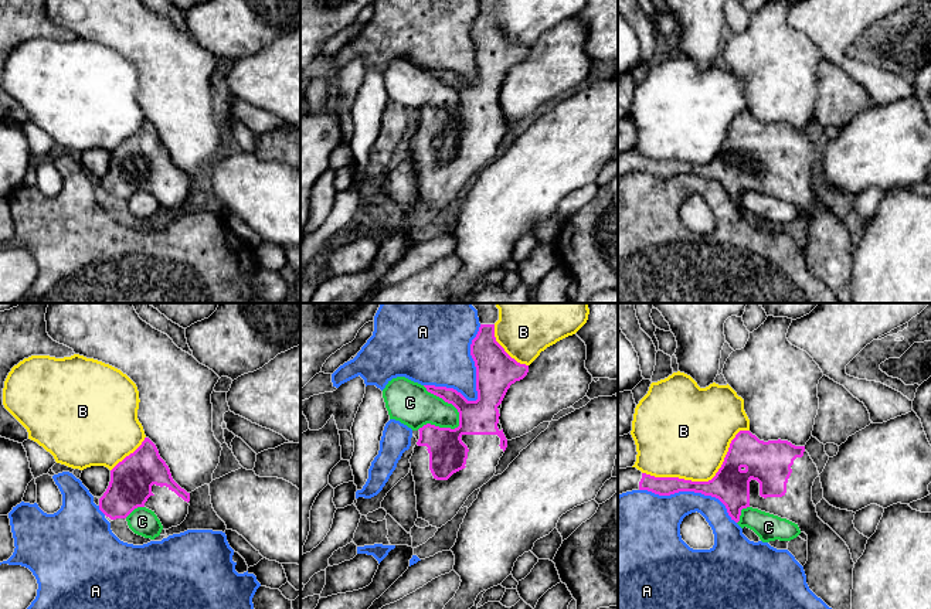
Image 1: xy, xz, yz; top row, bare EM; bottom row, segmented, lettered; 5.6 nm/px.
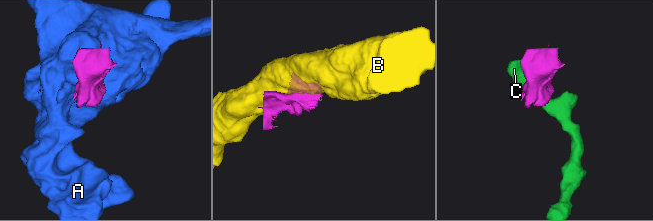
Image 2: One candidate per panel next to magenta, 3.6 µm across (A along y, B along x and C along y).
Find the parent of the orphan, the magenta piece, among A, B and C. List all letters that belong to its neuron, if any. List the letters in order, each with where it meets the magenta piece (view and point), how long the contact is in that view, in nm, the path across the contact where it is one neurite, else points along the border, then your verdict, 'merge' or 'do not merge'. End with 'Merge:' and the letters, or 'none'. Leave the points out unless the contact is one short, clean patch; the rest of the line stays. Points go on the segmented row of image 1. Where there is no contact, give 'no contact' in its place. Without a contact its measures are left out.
A: xz (476, 388) | 480 nm | do not merge
B: yz (704, 482) | 650 nm | do not merge
C: xz (449, 402) | 320 nm | do not merge
Merge: none

